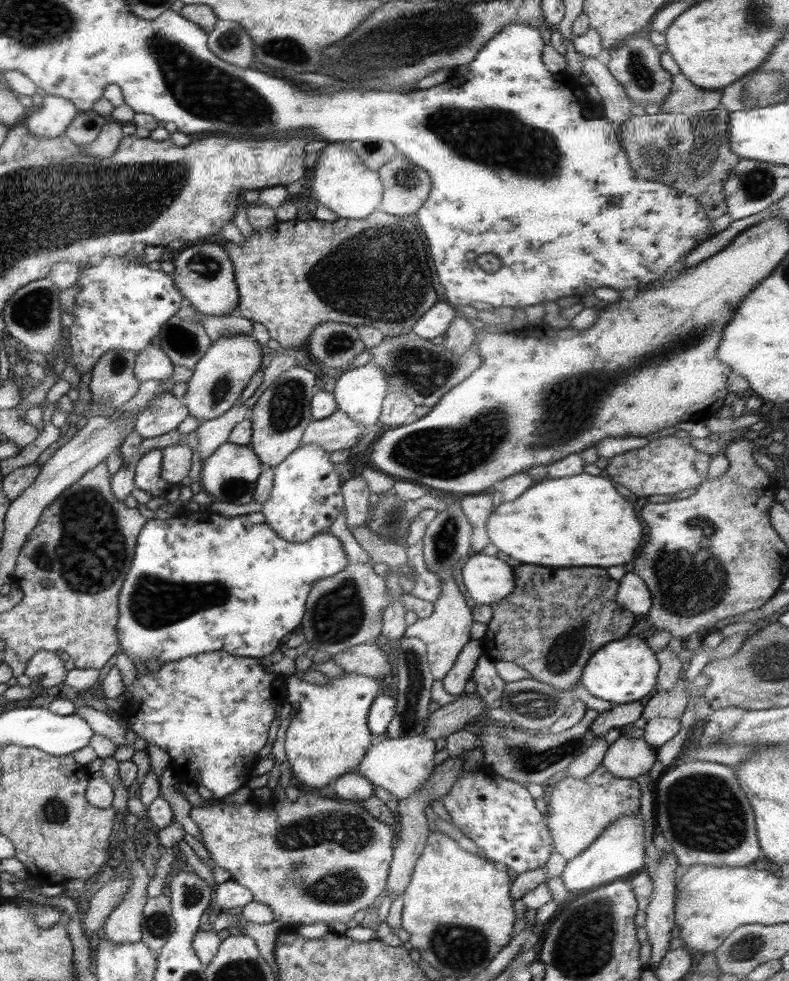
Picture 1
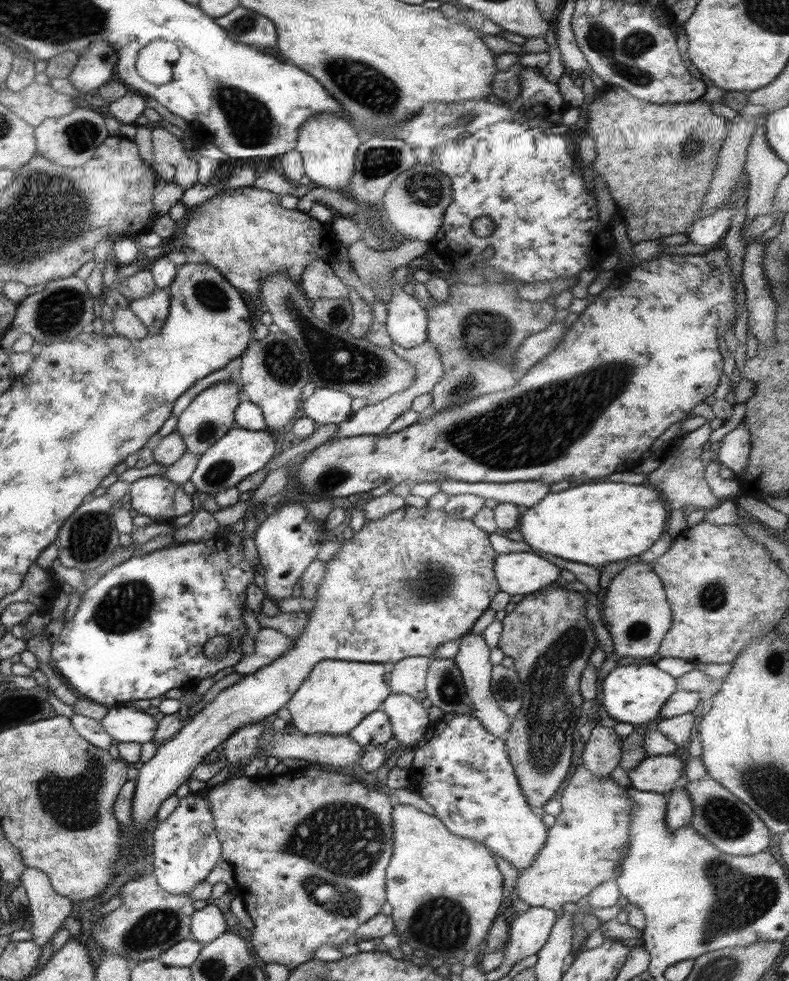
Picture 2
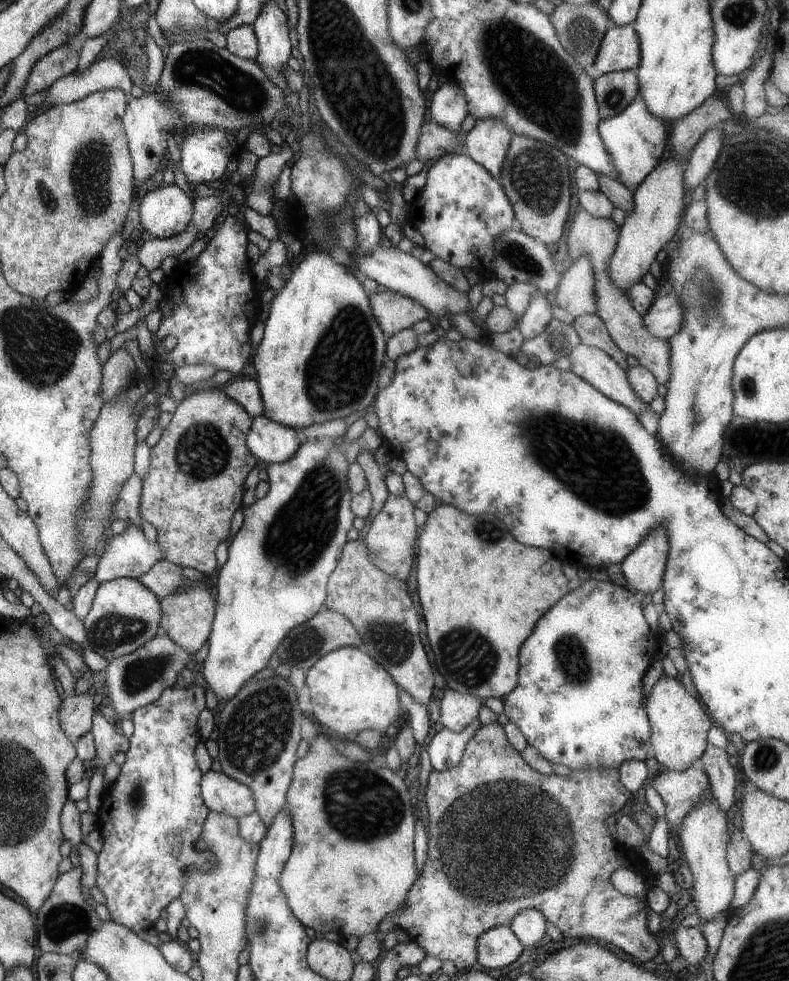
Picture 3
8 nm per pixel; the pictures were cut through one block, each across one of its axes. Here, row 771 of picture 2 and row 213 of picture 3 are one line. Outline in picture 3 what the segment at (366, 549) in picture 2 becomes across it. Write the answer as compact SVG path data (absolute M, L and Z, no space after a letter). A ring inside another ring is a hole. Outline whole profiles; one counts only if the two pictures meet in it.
M161 183L155 190L147 192L139 204L140 223L150 238L165 239L180 234L193 212L193 198L175 184Z

